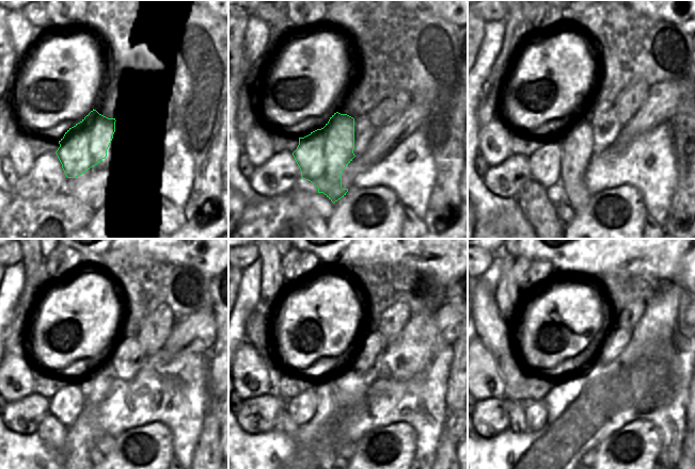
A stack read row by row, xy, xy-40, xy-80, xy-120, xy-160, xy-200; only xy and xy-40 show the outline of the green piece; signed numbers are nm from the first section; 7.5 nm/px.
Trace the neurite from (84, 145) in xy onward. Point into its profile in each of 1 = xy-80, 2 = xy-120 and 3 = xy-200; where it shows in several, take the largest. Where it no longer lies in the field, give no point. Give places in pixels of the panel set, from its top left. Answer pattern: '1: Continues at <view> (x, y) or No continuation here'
1: Continues at xy-80 (562, 159)
2: Continues at xy-120 (89, 391)
3: Continues at xy-200 (535, 411).

